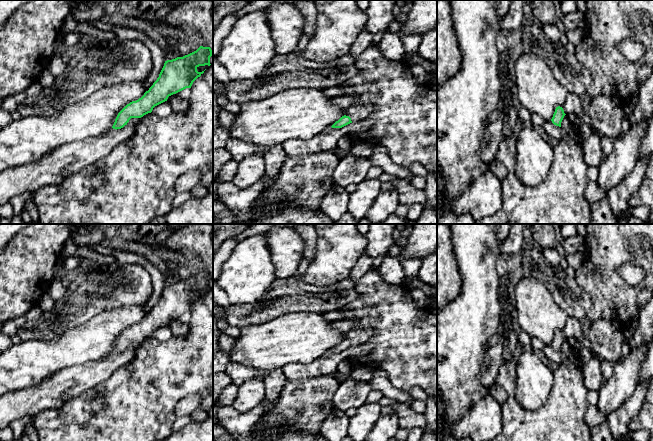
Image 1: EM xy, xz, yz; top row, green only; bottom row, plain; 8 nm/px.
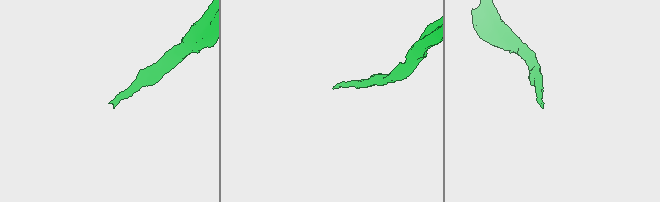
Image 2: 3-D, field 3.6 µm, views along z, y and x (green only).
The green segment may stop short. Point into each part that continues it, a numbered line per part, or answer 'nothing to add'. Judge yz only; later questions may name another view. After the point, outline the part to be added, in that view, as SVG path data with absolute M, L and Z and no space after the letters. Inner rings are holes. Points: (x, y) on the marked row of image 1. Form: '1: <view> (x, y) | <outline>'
1: yz (552, 130) | M551 120L545 121L542 127L547 132L547 134L556 141L561 139L561 127L554 125Z

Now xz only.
1: xz (357, 113) | M372 102L366 105L352 105L343 110L343 114L349 116L352 122L359 122L367 118L375 109Z

